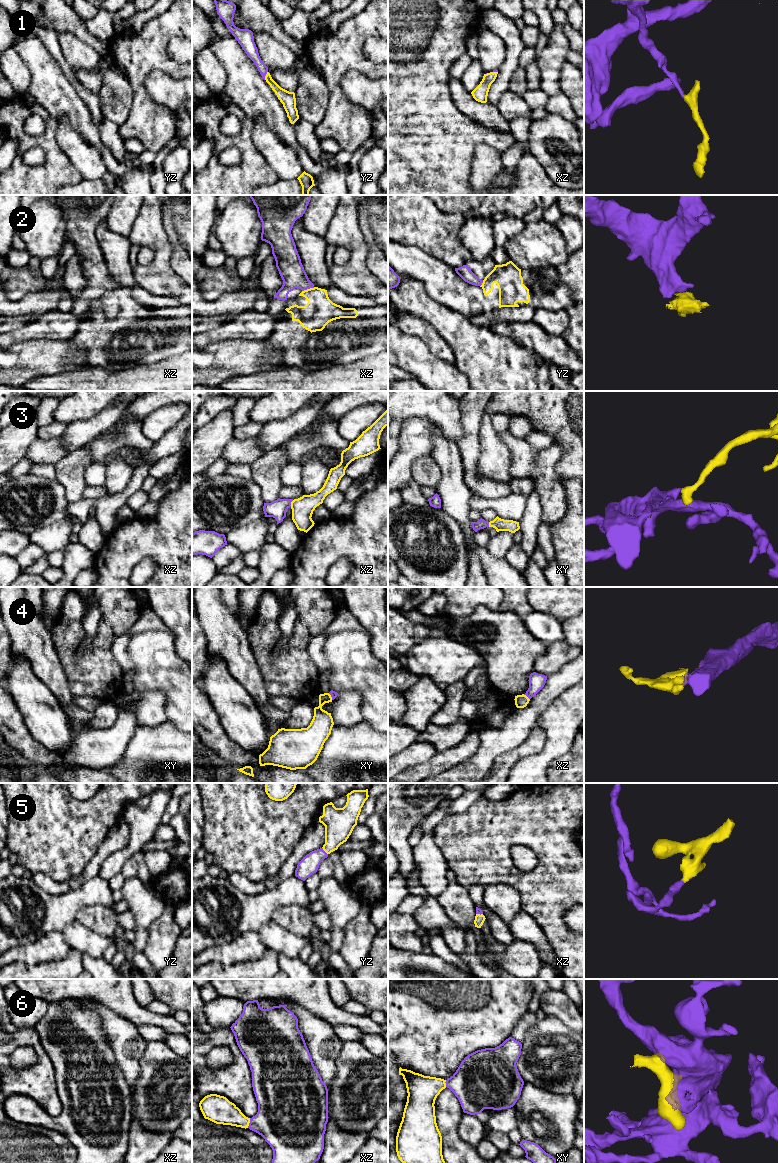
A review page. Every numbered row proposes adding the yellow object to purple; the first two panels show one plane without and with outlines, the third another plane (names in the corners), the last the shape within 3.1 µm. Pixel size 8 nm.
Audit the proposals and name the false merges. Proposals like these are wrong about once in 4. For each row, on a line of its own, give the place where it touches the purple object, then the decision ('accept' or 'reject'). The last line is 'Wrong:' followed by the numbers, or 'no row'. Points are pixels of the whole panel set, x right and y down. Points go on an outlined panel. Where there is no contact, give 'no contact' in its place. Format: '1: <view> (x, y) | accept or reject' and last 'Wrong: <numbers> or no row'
1: yz (265, 75) | accept
2: xz (308, 288) | reject
3: xz (290, 503) | accept
4: xz (526, 695) | accept
5: yz (324, 851) | accept
6: xz (249, 1123) | accept
Wrong: 2

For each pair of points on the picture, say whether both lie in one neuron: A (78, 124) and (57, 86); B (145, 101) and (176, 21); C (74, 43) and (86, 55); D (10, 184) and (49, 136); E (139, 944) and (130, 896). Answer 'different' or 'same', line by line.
A: same
B: same
C: same
D: same
E: same

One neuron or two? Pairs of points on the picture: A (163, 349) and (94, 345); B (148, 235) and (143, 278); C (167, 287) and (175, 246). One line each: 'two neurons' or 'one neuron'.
A: one neuron
B: one neuron
C: two neurons

